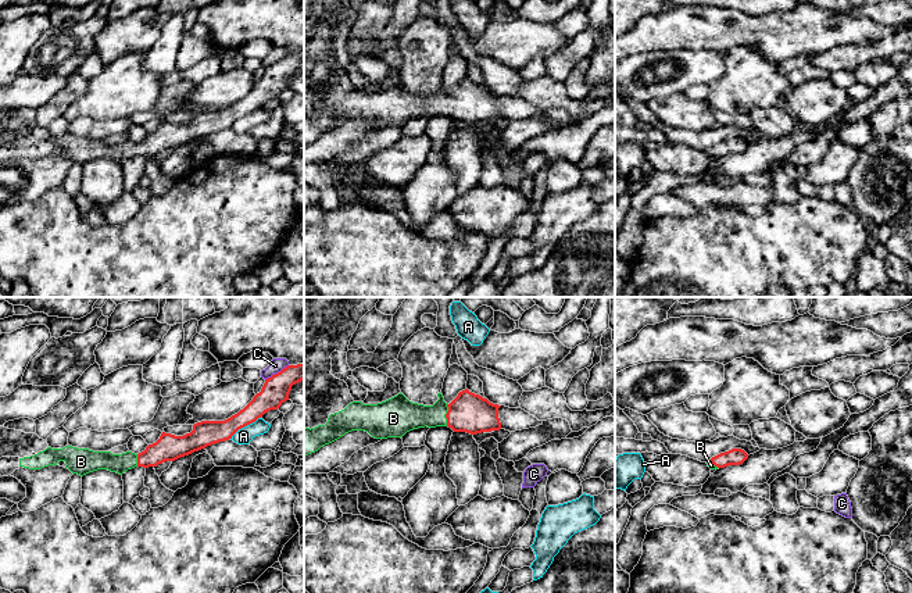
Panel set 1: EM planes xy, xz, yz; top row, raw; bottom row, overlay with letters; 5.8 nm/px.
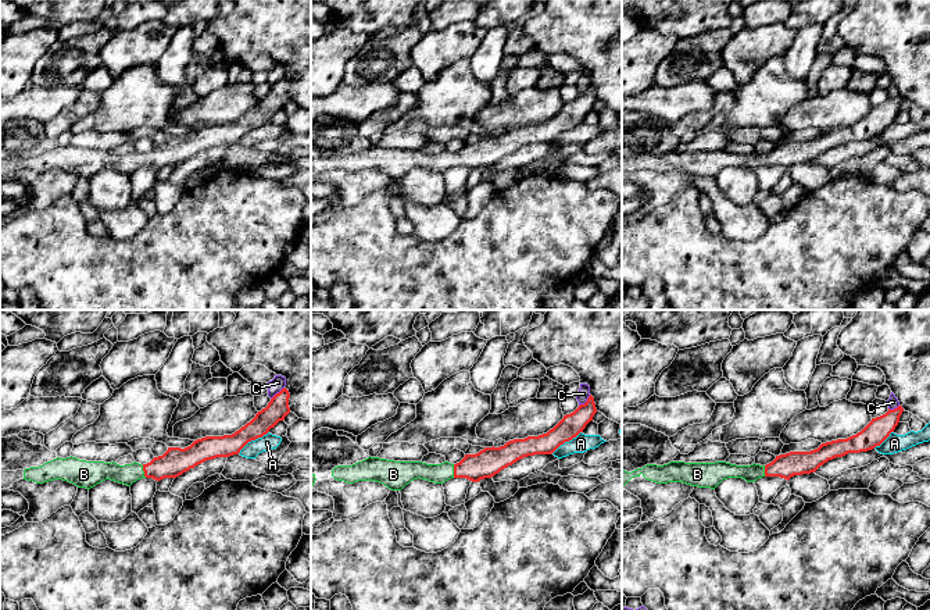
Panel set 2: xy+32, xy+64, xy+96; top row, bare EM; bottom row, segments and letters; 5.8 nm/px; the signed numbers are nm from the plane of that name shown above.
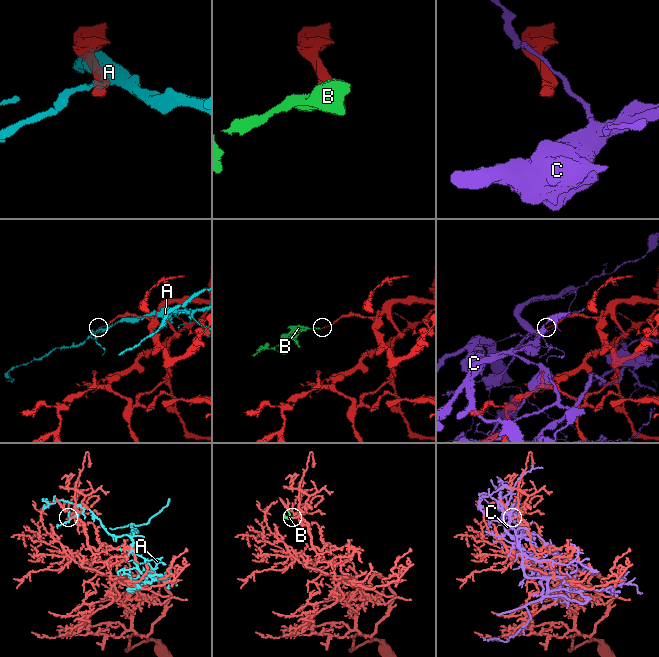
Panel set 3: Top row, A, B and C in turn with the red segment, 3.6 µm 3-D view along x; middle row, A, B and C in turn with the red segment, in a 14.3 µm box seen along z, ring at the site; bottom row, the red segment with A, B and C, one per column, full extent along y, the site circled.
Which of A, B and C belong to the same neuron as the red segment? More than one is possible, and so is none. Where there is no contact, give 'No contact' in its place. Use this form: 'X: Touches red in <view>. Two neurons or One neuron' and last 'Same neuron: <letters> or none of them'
A: Touches red in xy. Two neurons
B: Touches red in xz. One neuron
C: Touches red in xy. Two neurons
Same neuron: B

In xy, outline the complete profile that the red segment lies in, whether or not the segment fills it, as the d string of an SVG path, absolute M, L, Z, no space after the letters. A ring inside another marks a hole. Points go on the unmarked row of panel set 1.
M304 51L287 54L280 61L265 68L261 81L230 107L197 111L193 114L193 119L183 125L162 121L155 132L149 133L139 143L132 140L112 143L111 140L93 140L72 135L62 137L47 136L35 144L19 147L19 156L42 158L64 150L67 153L65 157L81 165L97 158L108 158L122 164L135 156L157 156L165 150L175 150L207 135L232 128L239 118L255 111L265 101L278 99L289 89L292 75L301 69L304 69Z

